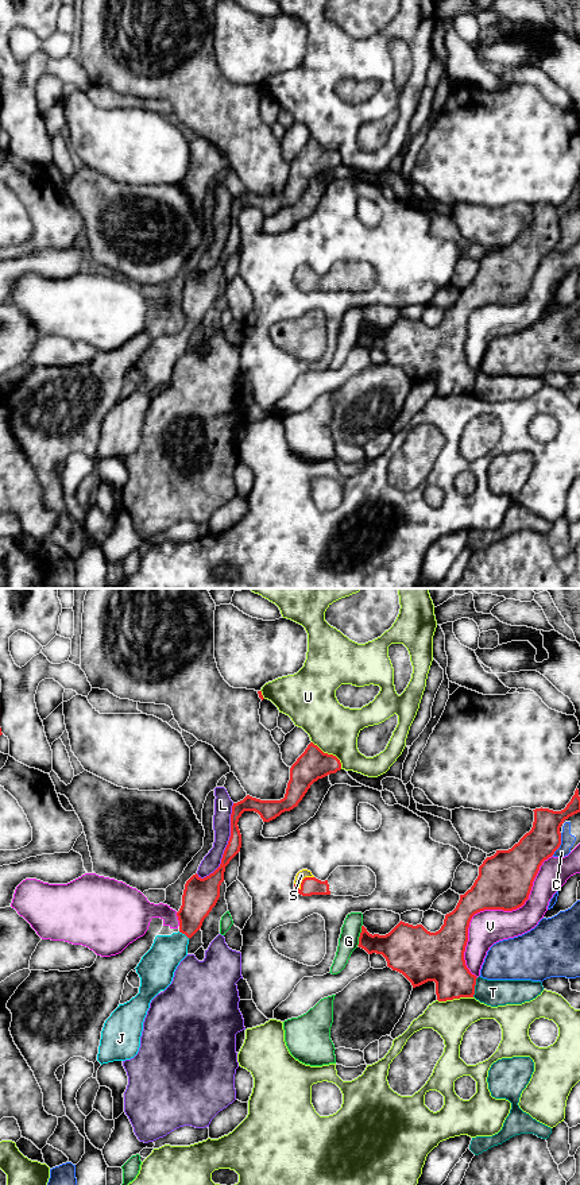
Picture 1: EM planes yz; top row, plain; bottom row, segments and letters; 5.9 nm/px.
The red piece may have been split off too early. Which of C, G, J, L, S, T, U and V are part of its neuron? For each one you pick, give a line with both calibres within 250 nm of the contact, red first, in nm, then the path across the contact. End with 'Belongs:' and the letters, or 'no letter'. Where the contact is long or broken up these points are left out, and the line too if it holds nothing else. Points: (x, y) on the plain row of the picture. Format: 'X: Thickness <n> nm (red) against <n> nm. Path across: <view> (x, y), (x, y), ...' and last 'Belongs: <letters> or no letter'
J: Thickness 200 nm (red) against 200 nm. Path across: yz (200, 290), (184, 328), (158, 361)
S: Thickness 110 nm (red) against 60 nm. Path across: yz (310, 281), (302, 276), (301, 270)
Belongs: J, S

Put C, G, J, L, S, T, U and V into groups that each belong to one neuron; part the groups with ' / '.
C / G / J S / L / T / U / V

